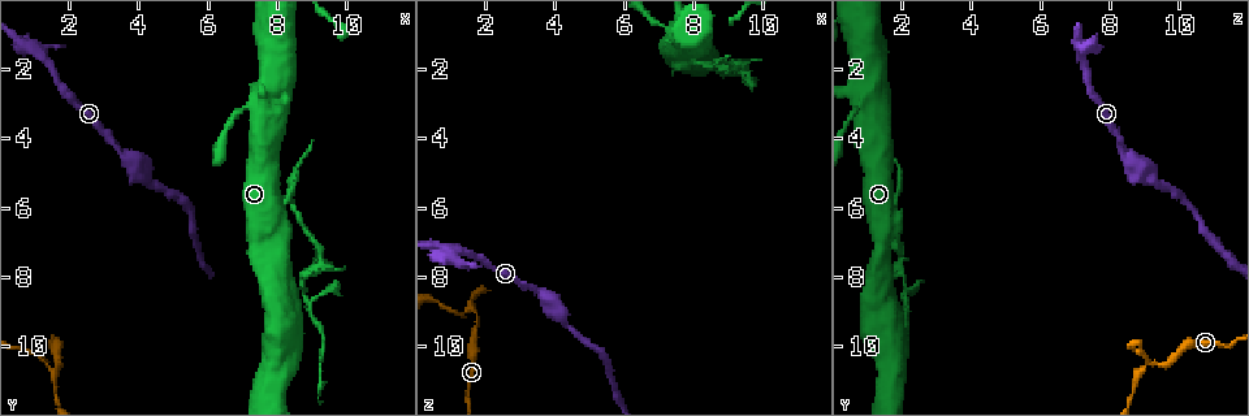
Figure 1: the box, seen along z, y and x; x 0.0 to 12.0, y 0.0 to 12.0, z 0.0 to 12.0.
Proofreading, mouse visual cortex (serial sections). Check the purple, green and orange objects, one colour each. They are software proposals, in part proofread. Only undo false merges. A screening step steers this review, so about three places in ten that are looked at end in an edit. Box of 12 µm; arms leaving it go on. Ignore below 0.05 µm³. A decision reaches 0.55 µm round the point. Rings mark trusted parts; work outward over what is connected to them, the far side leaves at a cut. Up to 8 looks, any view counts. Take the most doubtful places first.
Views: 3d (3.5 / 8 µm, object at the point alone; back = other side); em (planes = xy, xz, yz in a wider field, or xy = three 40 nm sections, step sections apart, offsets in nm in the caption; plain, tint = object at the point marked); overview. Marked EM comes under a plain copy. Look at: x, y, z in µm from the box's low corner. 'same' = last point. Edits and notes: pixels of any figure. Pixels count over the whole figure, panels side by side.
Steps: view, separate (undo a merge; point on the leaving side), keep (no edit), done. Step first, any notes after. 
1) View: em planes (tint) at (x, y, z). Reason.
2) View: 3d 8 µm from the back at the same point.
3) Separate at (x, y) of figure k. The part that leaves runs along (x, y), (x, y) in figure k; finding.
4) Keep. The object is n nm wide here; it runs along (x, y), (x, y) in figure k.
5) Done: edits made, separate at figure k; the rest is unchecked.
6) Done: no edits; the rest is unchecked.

View: 3d 8 µm from the back at (8.3, 5.7, 1.8).

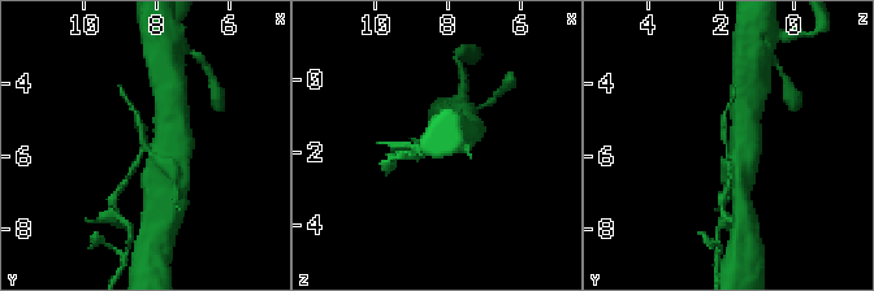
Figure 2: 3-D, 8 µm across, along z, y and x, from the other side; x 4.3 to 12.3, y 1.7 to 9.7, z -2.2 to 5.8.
View: em planes (tint) at (8.3, 5.8, 1.9). Now the EM.

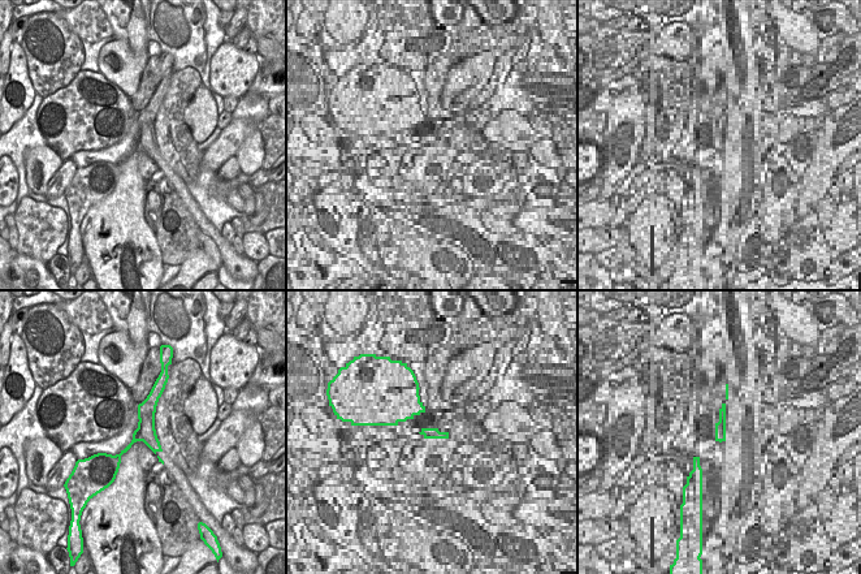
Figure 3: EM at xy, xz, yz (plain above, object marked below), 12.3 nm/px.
Keep. It runs along (169, 152), (142, 150), (125, 179) in figure 2; all the same cell.

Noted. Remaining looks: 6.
View: 3d 3.5 µm from the back at (9.3, 7.3, 2.0). Abrupt turn.

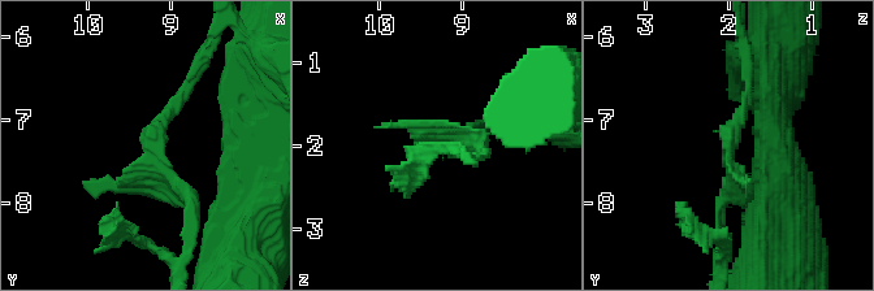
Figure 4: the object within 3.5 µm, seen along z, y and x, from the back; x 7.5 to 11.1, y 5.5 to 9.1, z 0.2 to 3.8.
View: em planes (tint) at (9.25, 7.35, 2.00). Now the EM.

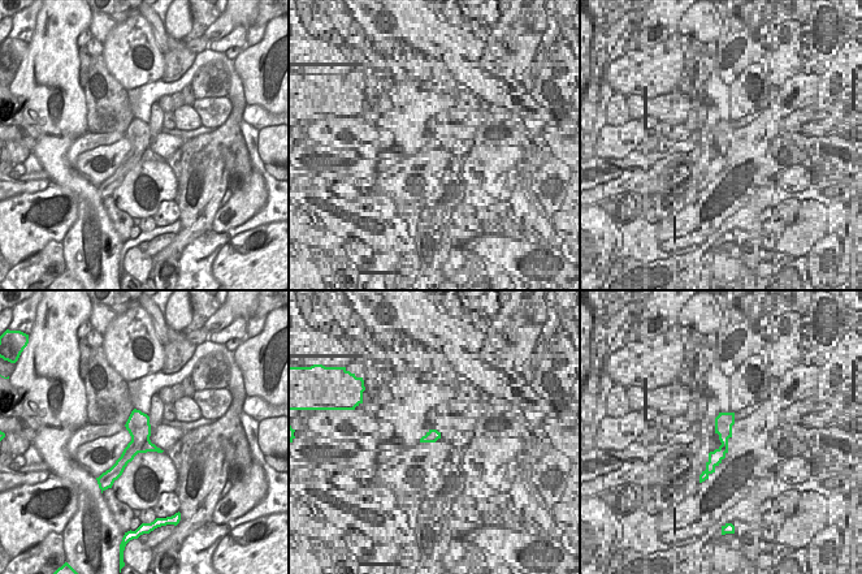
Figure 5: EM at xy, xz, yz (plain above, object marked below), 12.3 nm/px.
View: em xy step 3 (tint) at the same point.

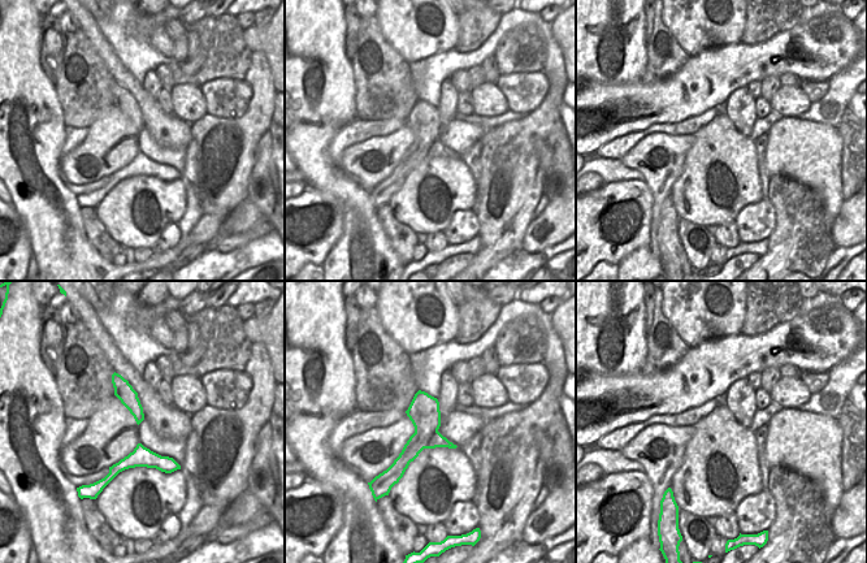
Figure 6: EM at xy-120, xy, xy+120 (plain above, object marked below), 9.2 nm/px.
Keep. It runs along (749, 79), (719, 222) in figure 4; continuous, no second cell.

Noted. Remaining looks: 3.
View: 3d 8 µm at (1.6, 10.7, 8.9).

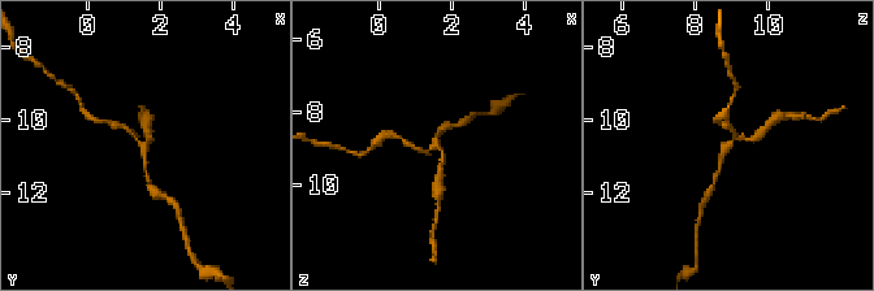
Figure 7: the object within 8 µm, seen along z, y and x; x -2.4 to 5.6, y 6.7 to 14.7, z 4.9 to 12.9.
View: em planes (tint) at (1.6, 10.7, 8.9). 3 arms meet here; the arms are 150, 150, 200 nm wide.

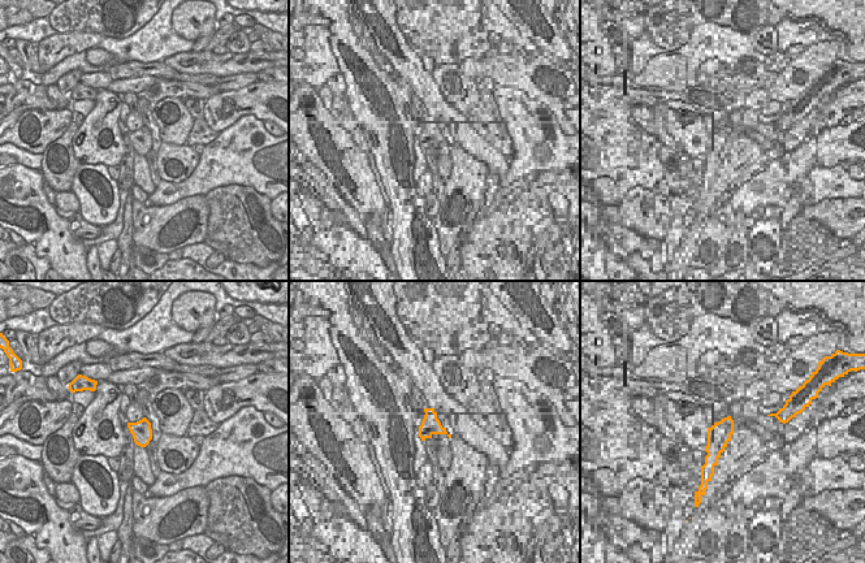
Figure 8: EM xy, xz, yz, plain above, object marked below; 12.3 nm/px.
Keep. One cell here.

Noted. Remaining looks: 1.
Done: no edits; the rest is unchecked.

